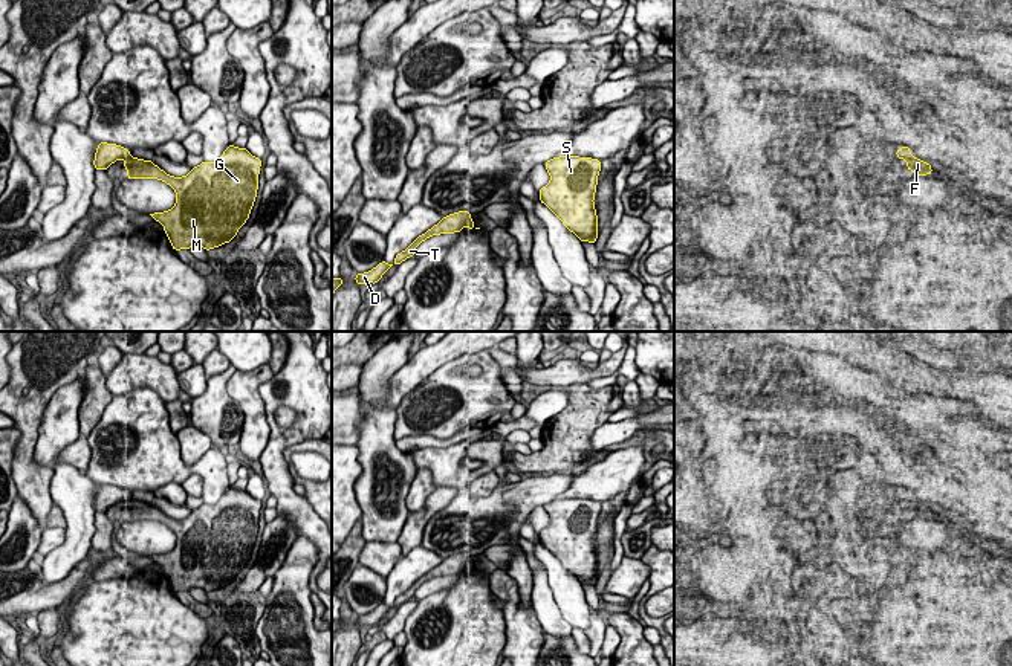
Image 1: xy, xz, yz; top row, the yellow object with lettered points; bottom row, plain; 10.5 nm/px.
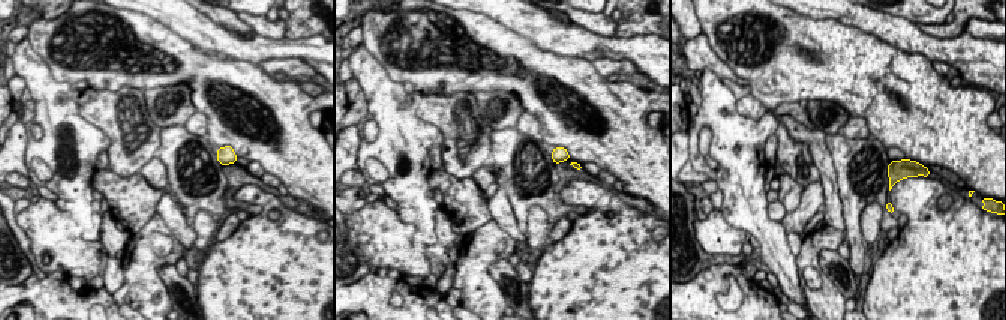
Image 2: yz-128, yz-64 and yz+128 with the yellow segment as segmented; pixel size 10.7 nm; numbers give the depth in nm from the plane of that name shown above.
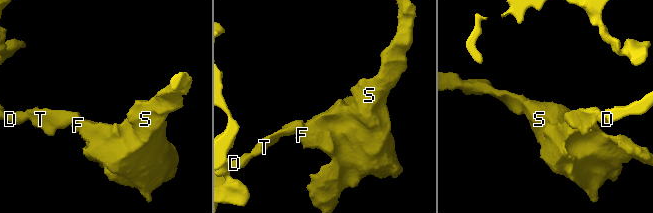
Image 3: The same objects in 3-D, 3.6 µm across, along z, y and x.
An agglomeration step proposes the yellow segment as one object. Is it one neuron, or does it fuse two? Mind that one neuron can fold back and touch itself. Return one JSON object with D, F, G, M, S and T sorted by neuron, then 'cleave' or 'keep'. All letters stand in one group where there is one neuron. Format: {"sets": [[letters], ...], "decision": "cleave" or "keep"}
{"sets": [["D", "T"], ["F", "G", "M", "S"]], "decision": "cleave"}

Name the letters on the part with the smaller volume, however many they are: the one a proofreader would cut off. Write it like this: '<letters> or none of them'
F, G, M, S

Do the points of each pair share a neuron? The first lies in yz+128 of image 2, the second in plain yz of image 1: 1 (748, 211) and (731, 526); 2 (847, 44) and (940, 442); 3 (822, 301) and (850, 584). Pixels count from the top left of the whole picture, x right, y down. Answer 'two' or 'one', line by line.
1: one
2: one
3: one

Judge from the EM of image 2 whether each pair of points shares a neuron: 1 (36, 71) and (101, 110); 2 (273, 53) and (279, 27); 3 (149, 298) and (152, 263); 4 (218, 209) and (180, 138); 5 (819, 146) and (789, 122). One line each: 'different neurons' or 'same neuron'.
1: different neurons
2: different neurons
3: same neuron
4: same neuron
5: same neuron

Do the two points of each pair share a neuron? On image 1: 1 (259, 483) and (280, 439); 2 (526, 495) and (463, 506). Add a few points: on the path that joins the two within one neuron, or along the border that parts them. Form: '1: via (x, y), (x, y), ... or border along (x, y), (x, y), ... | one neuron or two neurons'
1: border along (263, 477), (268, 492) | two neurons
2: via (511, 504), (479, 506) | one neuron

